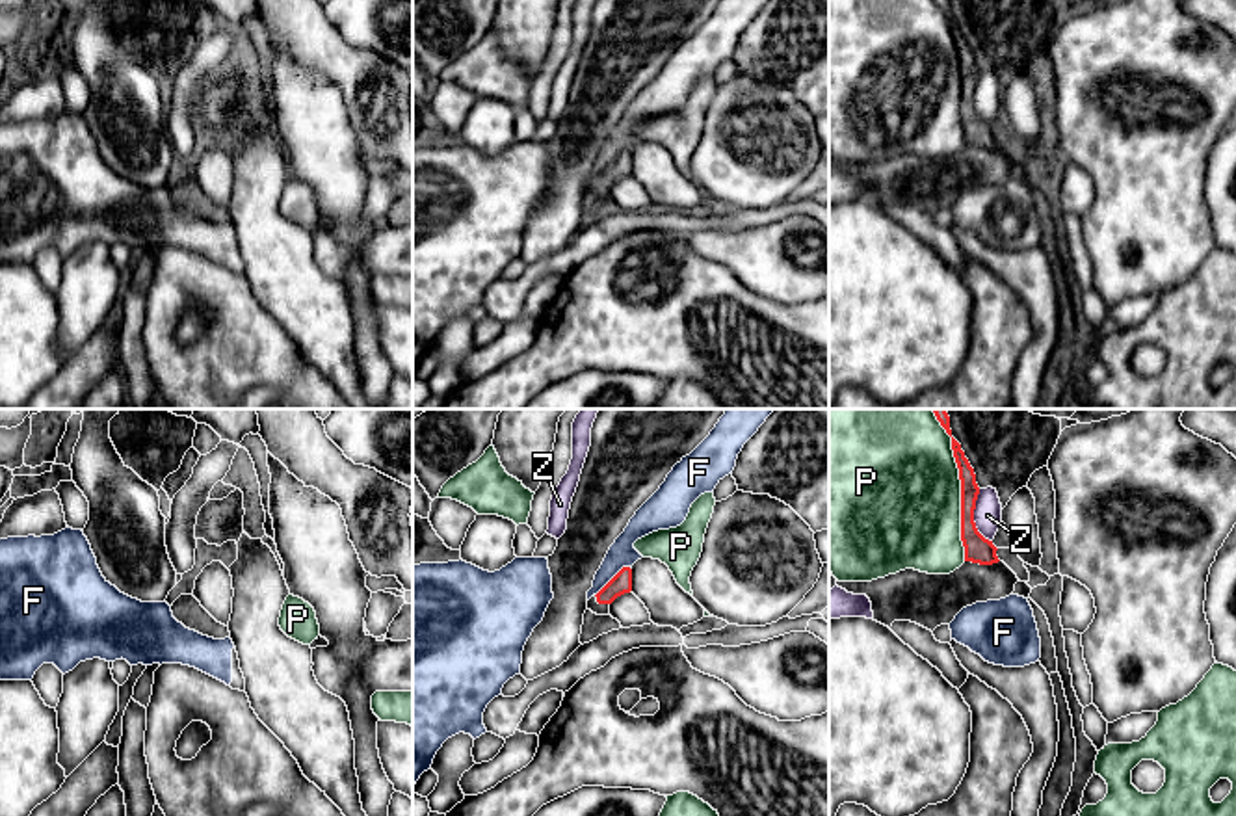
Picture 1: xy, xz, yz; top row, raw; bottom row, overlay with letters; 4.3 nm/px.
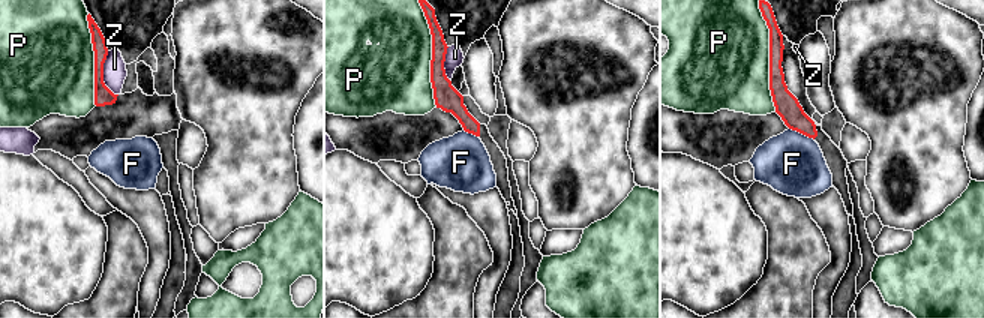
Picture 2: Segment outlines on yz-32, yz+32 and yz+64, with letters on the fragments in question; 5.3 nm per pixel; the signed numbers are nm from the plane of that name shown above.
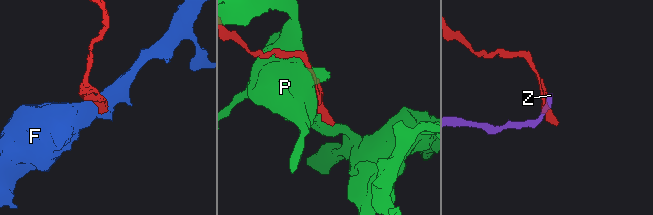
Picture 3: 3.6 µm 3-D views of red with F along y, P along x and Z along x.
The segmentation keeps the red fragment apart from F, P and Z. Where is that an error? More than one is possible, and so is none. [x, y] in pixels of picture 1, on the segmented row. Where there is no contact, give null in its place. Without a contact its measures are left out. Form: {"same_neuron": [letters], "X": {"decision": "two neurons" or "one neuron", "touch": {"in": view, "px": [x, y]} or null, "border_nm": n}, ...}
{"same_neuron": [], "F": {"decision": "two neurons", "touch": {"in": "xz", "px": [612, 579]}, "border_nm": 200}, "P": {"decision": "two neurons", "touch": {"in": "yz", "px": [961, 486]}, "border_nm": 650}, "Z": {"decision": "two neurons", "touch": {"in": "yz", "px": [973, 517]}, "border_nm": 240}}

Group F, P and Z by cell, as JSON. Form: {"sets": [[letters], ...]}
{"sets": [["F"], ["P"], ["Z"]]}

